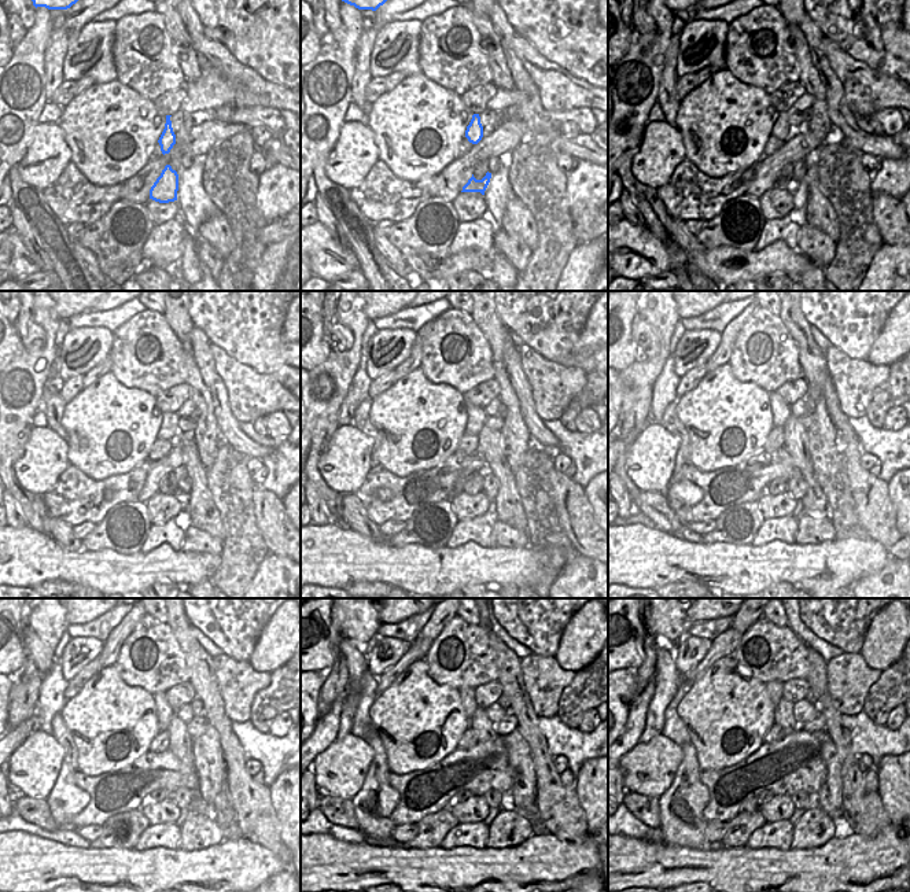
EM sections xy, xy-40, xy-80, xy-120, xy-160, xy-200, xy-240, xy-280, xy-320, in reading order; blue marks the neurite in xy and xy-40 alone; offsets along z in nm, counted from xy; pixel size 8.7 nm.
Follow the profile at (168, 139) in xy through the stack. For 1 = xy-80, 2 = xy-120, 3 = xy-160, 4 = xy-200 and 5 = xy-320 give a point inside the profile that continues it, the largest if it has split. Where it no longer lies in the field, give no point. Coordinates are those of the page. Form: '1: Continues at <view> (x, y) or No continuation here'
1: Continues at xy-80 (780, 129)
2: Continues at xy-120 (169, 428)
3: Continues at xy-160 (475, 416)
4: Continues at xy-200 (781, 412)
5: Continues at xy-320 (774, 688).

